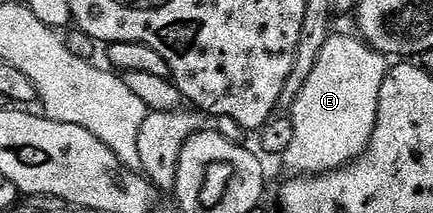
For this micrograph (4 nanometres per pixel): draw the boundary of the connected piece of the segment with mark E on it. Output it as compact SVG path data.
M332 35L328 39L328 43L324 43L324 51L320 51L320 59L316 59L316 67L312 67L312 75L308 75L308 83L304 83L304 87L300 87L300 95L296 99L296 103L288 110L288 116L292 123L292 143L288 143L285 153L281 154L280 161L283 161L294 175L313 175L316 173L327 173L333 169L344 167L350 161L354 161L368 147L368 143L372 139L372 131L376 127L376 115L378 114L378 104L380 103L380 87L384 87L384 79L386 78L386 70L388 68L388 59L383 53L377 53L375 49L371 49L365 41L357 36L338 37Z

